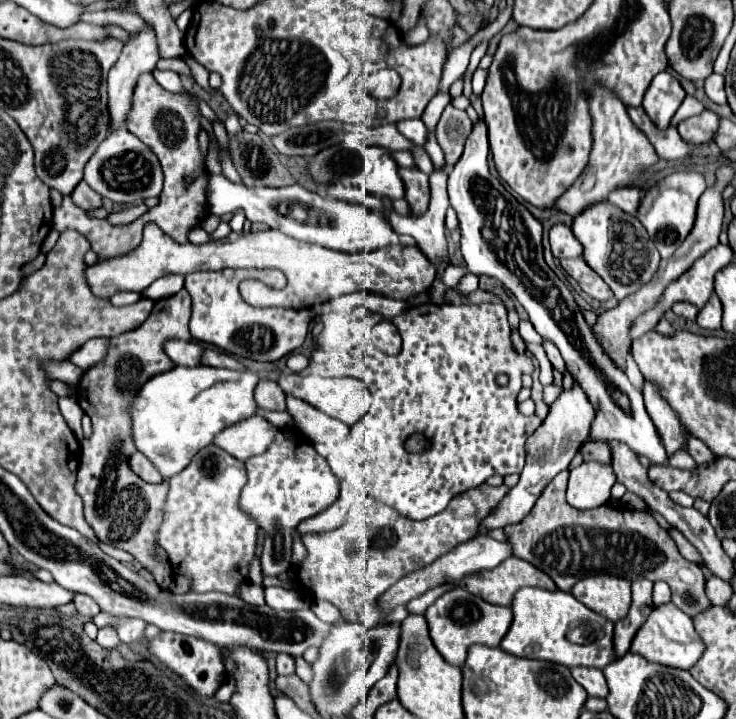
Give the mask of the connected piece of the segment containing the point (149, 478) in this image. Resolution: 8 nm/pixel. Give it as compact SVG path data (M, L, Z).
M135 452L135 454L131 454L129 456L129 468L141 478L141 480L145 480L145 482L151 482L151 484L159 484L161 482L161 476L159 476L159 472L155 472L155 468L153 468L153 464L141 454L141 452Z

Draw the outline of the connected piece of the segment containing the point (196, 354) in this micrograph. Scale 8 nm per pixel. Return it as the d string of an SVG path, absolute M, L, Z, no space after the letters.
M167 340L165 354L181 366L199 366L203 348L197 342L181 342L181 340Z

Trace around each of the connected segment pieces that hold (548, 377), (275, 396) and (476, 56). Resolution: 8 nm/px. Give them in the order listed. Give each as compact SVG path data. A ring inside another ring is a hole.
M527 344L527 348L529 348L529 350L535 354L535 358L539 360L539 366L541 366L541 376L539 376L539 380L541 380L541 384L543 384L543 386L549 386L549 384L553 382L553 368L551 368L551 362L549 362L545 350L543 350L541 346L533 346L533 344Z
M261 380L255 388L255 402L265 410L285 410L285 394L277 382Z
M484 40L479 43L471 53L469 66L467 67L466 72L464 73L464 89L463 95L467 98L470 98L472 95L472 76L475 70L478 68L481 58L486 54L488 49L488 40Z

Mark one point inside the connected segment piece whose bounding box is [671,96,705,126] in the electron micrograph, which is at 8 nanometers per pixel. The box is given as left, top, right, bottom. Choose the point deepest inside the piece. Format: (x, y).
(690, 107)

